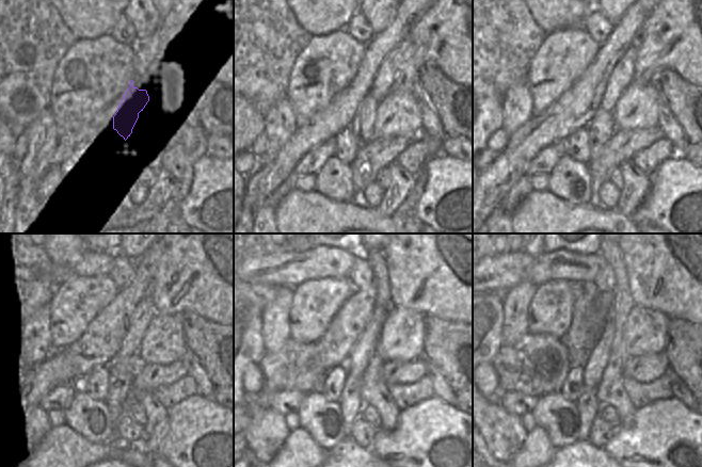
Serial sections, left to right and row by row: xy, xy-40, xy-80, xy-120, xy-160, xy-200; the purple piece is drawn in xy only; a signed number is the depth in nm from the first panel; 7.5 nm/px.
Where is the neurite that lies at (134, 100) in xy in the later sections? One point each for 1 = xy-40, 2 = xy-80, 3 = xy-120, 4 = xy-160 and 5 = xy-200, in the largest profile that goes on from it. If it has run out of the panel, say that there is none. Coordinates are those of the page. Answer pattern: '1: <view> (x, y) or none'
1: xy-40 (362, 126)
2: xy-80 (601, 128)
3: xy-120 (122, 371)
4: xy-160 (350, 401)
5: xy-200 (588, 405)

